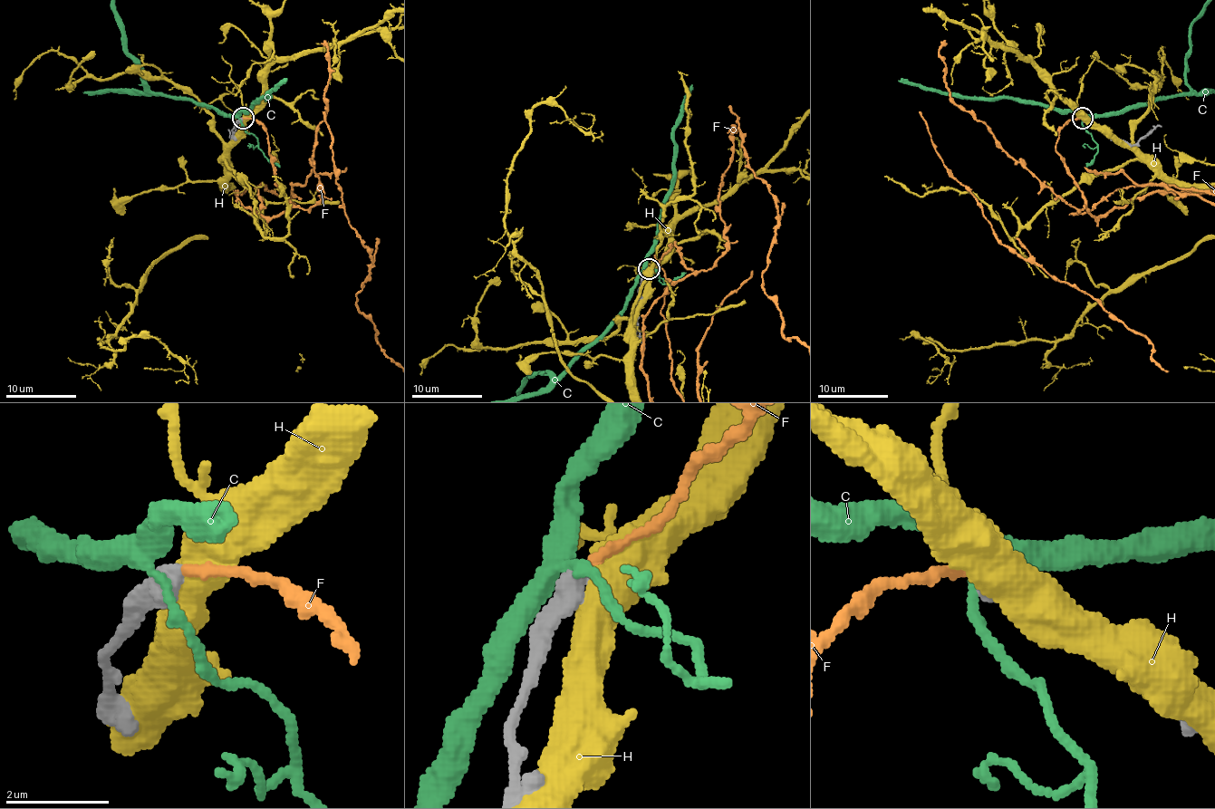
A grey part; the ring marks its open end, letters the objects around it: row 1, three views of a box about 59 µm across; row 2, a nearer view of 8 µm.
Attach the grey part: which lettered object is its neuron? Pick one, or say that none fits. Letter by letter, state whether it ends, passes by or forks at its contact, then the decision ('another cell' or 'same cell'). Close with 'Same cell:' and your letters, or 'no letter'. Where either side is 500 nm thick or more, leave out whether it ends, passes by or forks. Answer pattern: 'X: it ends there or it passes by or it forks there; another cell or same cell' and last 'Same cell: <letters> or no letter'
C: another cell
F: it ends there; same cell
H: another cell
Same cell: F

